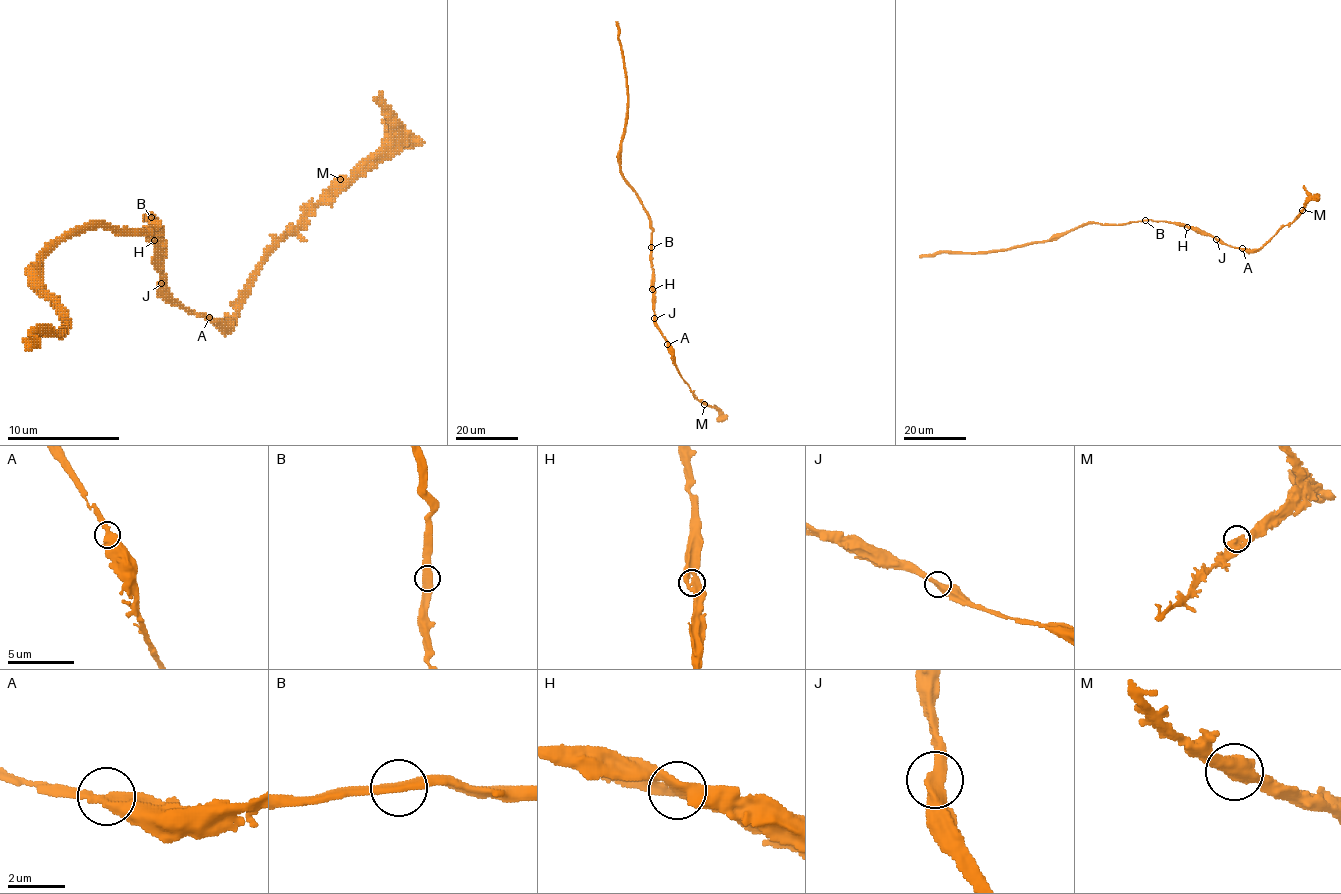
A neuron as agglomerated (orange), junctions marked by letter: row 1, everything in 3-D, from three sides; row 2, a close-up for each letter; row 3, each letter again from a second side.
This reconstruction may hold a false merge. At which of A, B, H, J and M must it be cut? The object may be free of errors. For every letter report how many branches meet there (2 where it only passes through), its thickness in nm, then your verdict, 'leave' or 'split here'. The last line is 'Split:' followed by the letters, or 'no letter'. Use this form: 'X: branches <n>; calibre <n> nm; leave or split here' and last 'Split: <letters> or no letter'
A: branches 2; calibre 400 nm; leave
B: branches 2; calibre 360 nm; leave
H: branches 2; calibre 440 nm; leave
J: branches 2; calibre 420 nm; leave
M: branches 2; calibre 420 nm; leave
Split: no letter

